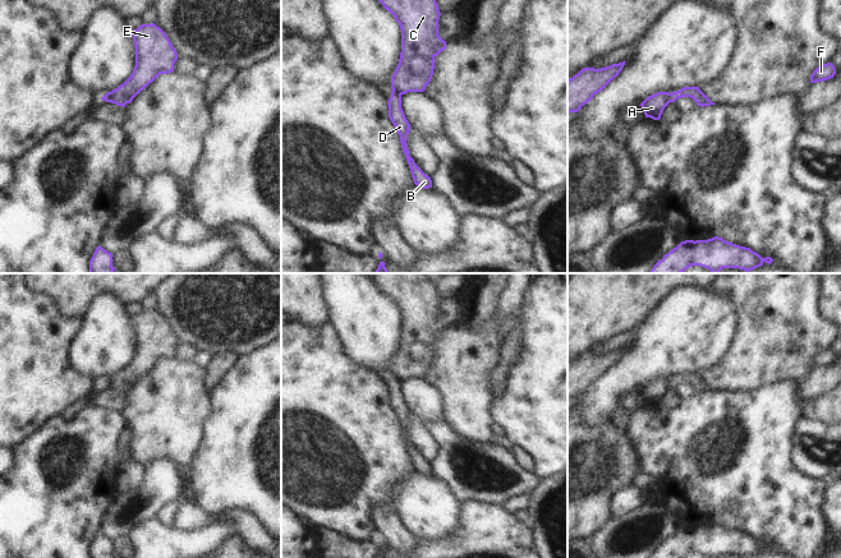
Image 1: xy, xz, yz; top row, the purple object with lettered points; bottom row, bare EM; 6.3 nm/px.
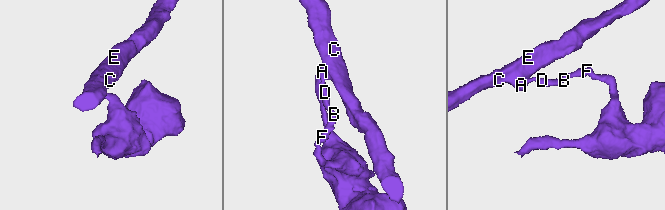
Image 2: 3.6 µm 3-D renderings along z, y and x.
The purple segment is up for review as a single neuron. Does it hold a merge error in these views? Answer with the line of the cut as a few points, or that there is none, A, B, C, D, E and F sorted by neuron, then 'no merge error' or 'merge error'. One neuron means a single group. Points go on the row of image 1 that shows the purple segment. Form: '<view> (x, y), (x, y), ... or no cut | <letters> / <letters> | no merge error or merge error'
xz (393, 88), (400, 95) | A C E / B D F | merge error

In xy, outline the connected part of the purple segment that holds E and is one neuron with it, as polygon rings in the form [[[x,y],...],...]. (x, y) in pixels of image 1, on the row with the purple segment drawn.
[[[155,23],[139,26],[132,36],[135,47],[133,73],[123,84],[109,92],[107,98],[101,97],[102,101],[123,107],[160,74],[174,72],[174,64],[178,60],[176,50],[165,32]]]

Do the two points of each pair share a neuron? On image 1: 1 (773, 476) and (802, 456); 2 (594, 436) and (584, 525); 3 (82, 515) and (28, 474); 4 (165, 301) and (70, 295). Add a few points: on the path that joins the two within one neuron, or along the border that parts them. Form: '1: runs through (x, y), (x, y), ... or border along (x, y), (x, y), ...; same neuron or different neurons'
1: border along (793, 432), (791, 461), (798, 470), (817, 480); different neurons
2: runs through (594, 457), (586, 466), (584, 503); same neuron
3: runs through (69, 515), (41, 487); same neuron
4: border along (159, 286), (154, 293); different neurons

